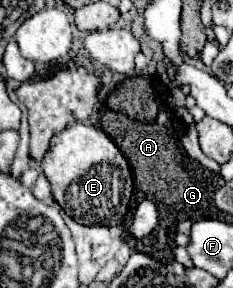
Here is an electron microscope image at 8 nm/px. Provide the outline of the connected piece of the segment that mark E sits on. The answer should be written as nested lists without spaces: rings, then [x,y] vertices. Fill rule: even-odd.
[[[72,123],[56,133],[42,159],[56,203],[80,225],[122,225],[132,197],[132,171],[110,137],[92,125]]]

